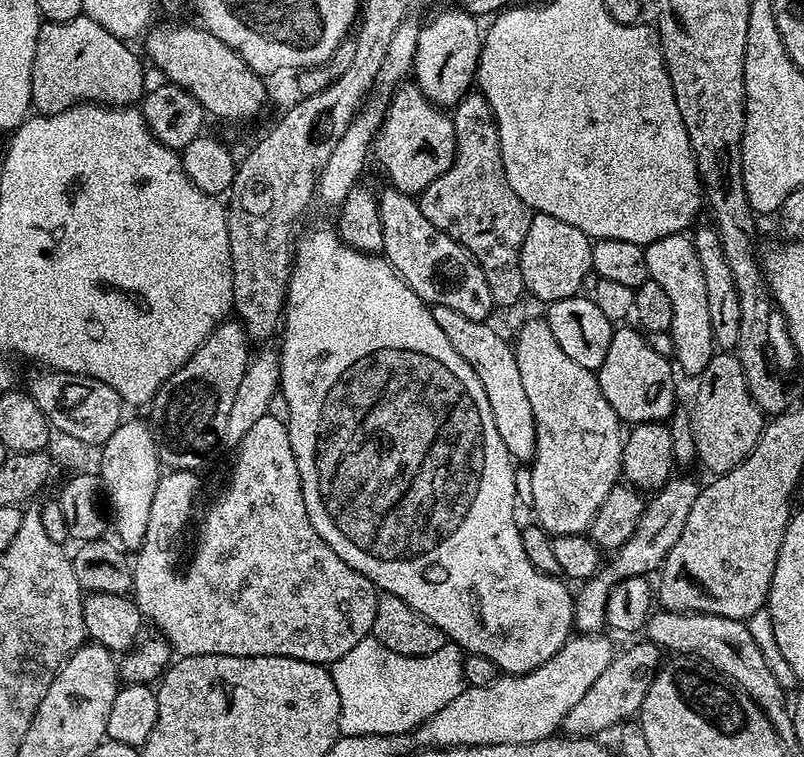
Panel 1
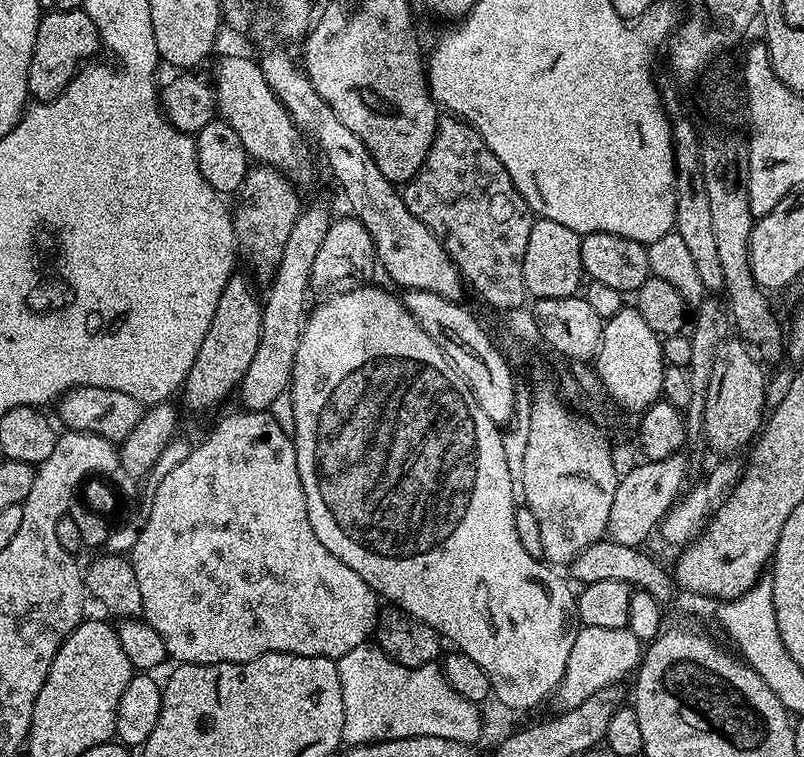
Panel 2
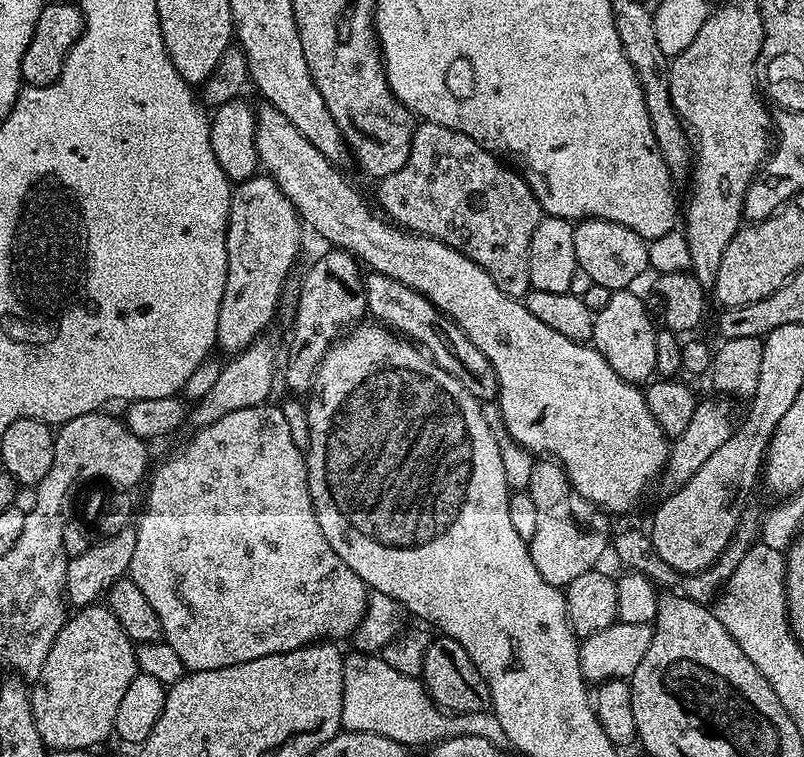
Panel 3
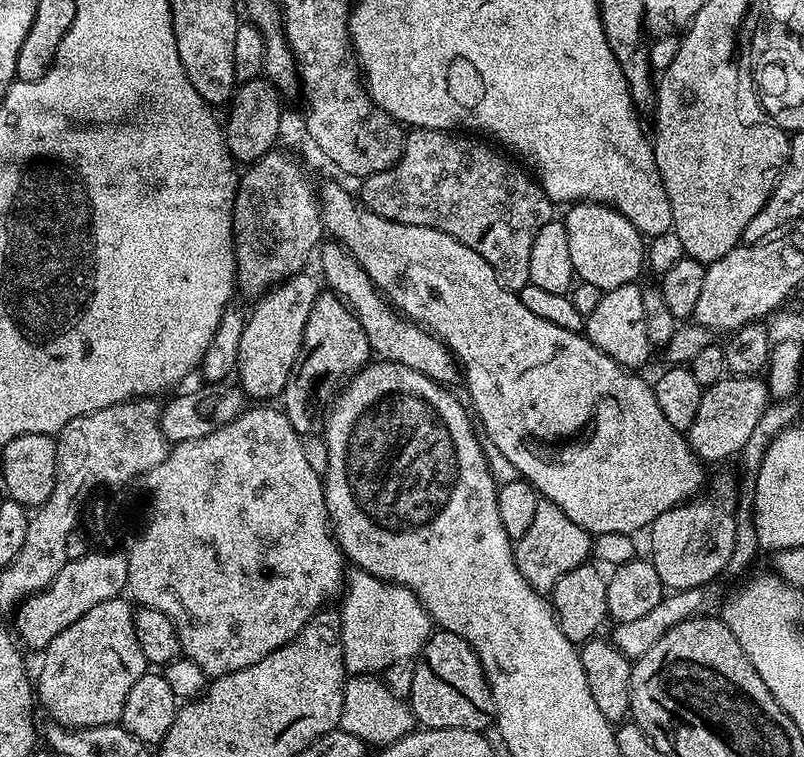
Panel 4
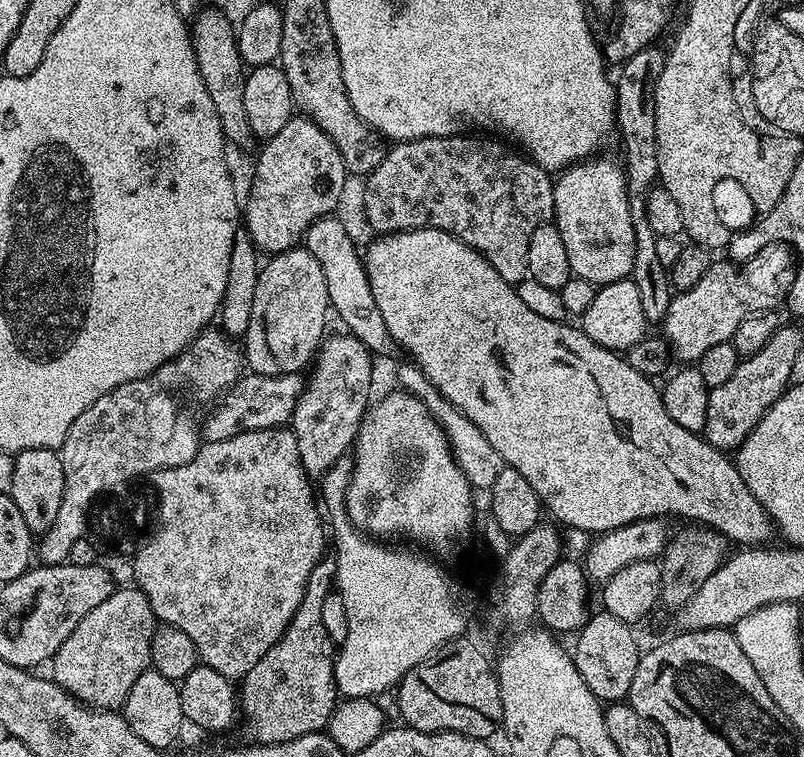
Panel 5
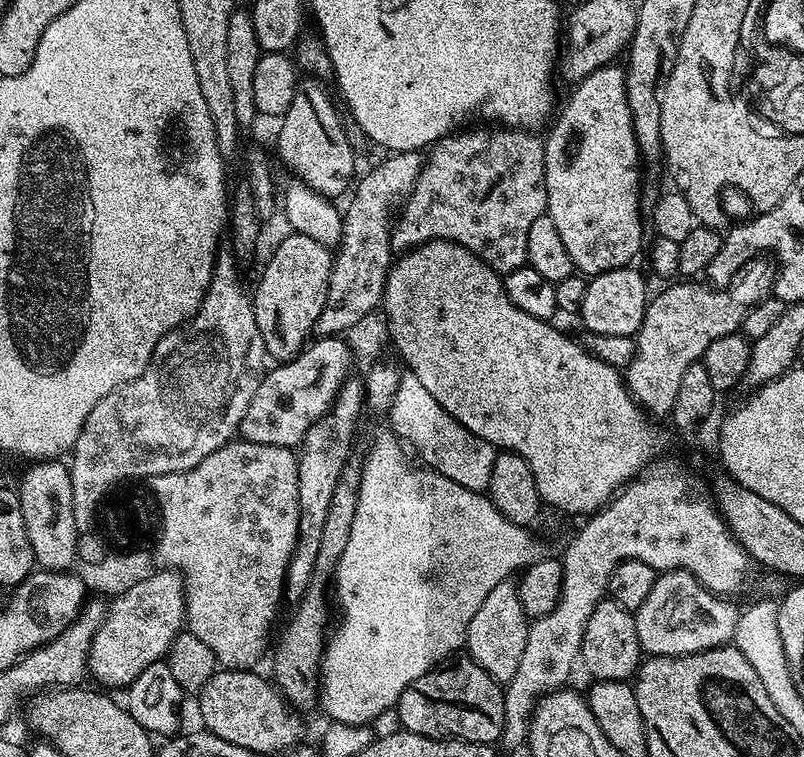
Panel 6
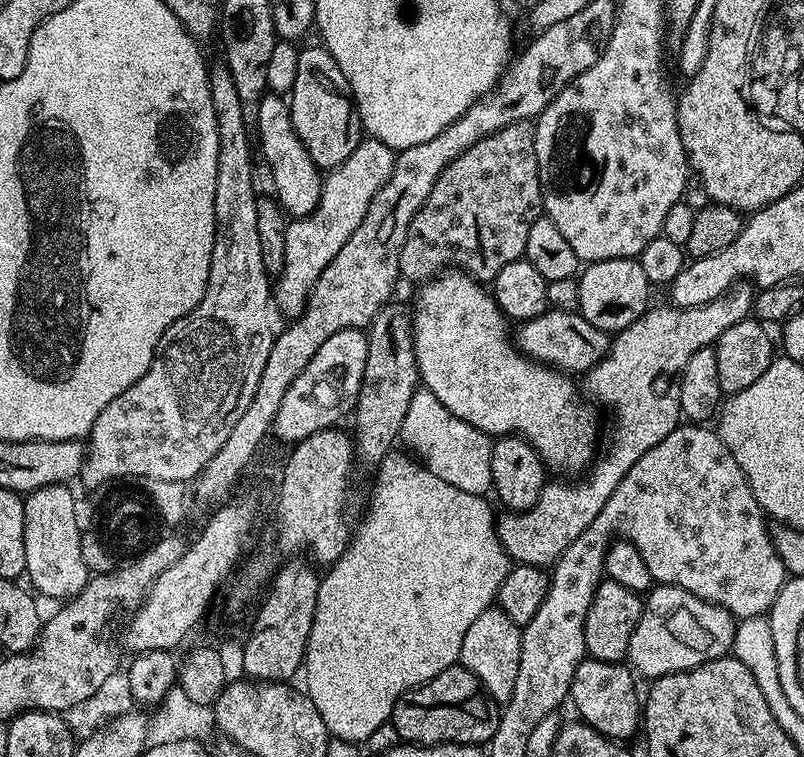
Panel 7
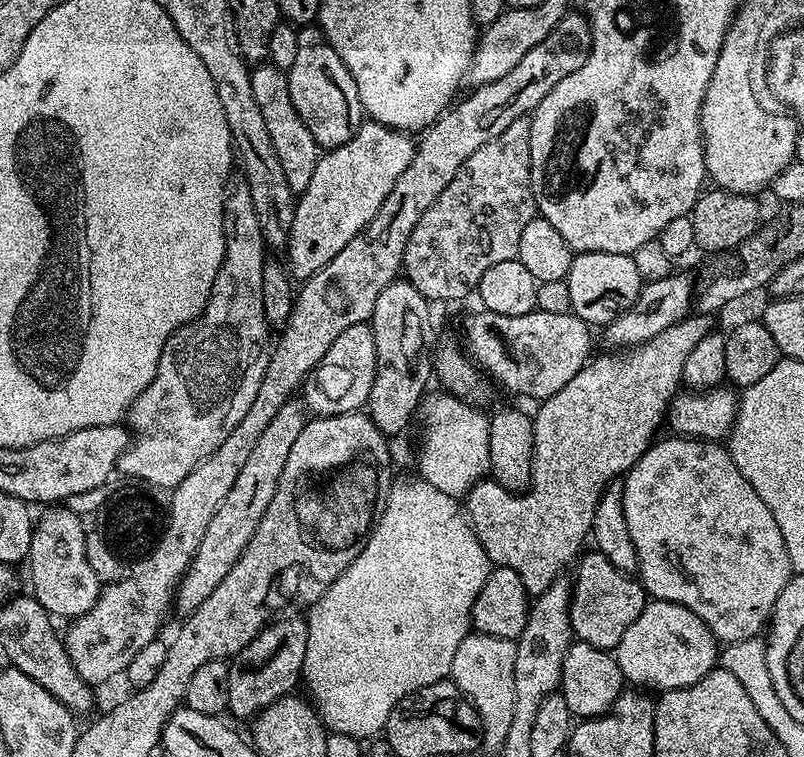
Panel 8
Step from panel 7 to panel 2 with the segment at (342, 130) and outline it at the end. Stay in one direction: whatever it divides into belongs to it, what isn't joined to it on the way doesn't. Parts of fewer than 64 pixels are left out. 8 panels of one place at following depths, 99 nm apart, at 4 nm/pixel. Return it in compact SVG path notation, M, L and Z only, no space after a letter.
M233 274L226 282L226 290L222 290L222 298L218 298L218 310L214 310L214 322L210 322L210 330L206 330L206 338L202 338L202 346L198 348L198 358L194 358L194 366L190 366L190 374L184 380L182 397L196 412L208 412L216 408L234 389L241 385L243 376L250 367L250 362L257 353L260 335L263 328L264 305L261 297L256 297L256 288L240 274Z

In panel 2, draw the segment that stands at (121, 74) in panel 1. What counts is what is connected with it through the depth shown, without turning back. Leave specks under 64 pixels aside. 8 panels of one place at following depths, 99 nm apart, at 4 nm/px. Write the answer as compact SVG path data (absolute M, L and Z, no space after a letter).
M71 8L68 12L45 11L40 18L34 54L30 58L29 97L36 102L47 102L61 96L80 71L82 62L91 61L95 57L92 55L101 48L100 35L87 12L80 8Z

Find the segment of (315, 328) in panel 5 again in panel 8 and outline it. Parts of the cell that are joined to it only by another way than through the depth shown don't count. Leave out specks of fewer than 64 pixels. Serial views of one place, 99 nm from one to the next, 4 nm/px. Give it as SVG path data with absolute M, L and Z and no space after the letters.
M365 119L350 142L327 149L314 166L310 186L299 193L290 238L286 245L286 267L297 281L309 280L350 238L354 238L382 210L382 202L394 190L394 182L402 178L402 170L410 166L417 141L407 132L388 128Z

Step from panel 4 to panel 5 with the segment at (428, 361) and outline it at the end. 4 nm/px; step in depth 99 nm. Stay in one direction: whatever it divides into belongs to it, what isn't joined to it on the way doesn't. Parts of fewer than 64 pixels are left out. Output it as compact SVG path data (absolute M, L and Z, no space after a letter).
M339 215L324 216L314 221L304 231L303 247L314 254L318 266L322 266L322 275L326 278L326 290L331 311L345 324L347 331L367 346L368 351L377 357L388 356L394 349L394 341L390 330L386 330L386 322L382 322L382 313L378 311L378 302L374 302L374 294L368 285L368 275L364 269L361 253L356 253L352 240L348 237L348 228L339 220Z

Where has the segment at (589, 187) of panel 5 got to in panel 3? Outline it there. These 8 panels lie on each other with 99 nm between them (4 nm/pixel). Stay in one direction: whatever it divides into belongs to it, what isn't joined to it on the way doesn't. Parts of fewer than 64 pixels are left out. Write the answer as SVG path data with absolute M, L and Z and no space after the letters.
M582 220L574 227L574 254L576 266L581 273L589 277L591 283L598 286L606 286L613 290L628 290L633 287L632 283L648 268L648 256L650 257L649 241L644 240L637 232L622 226L618 222L609 220Z

